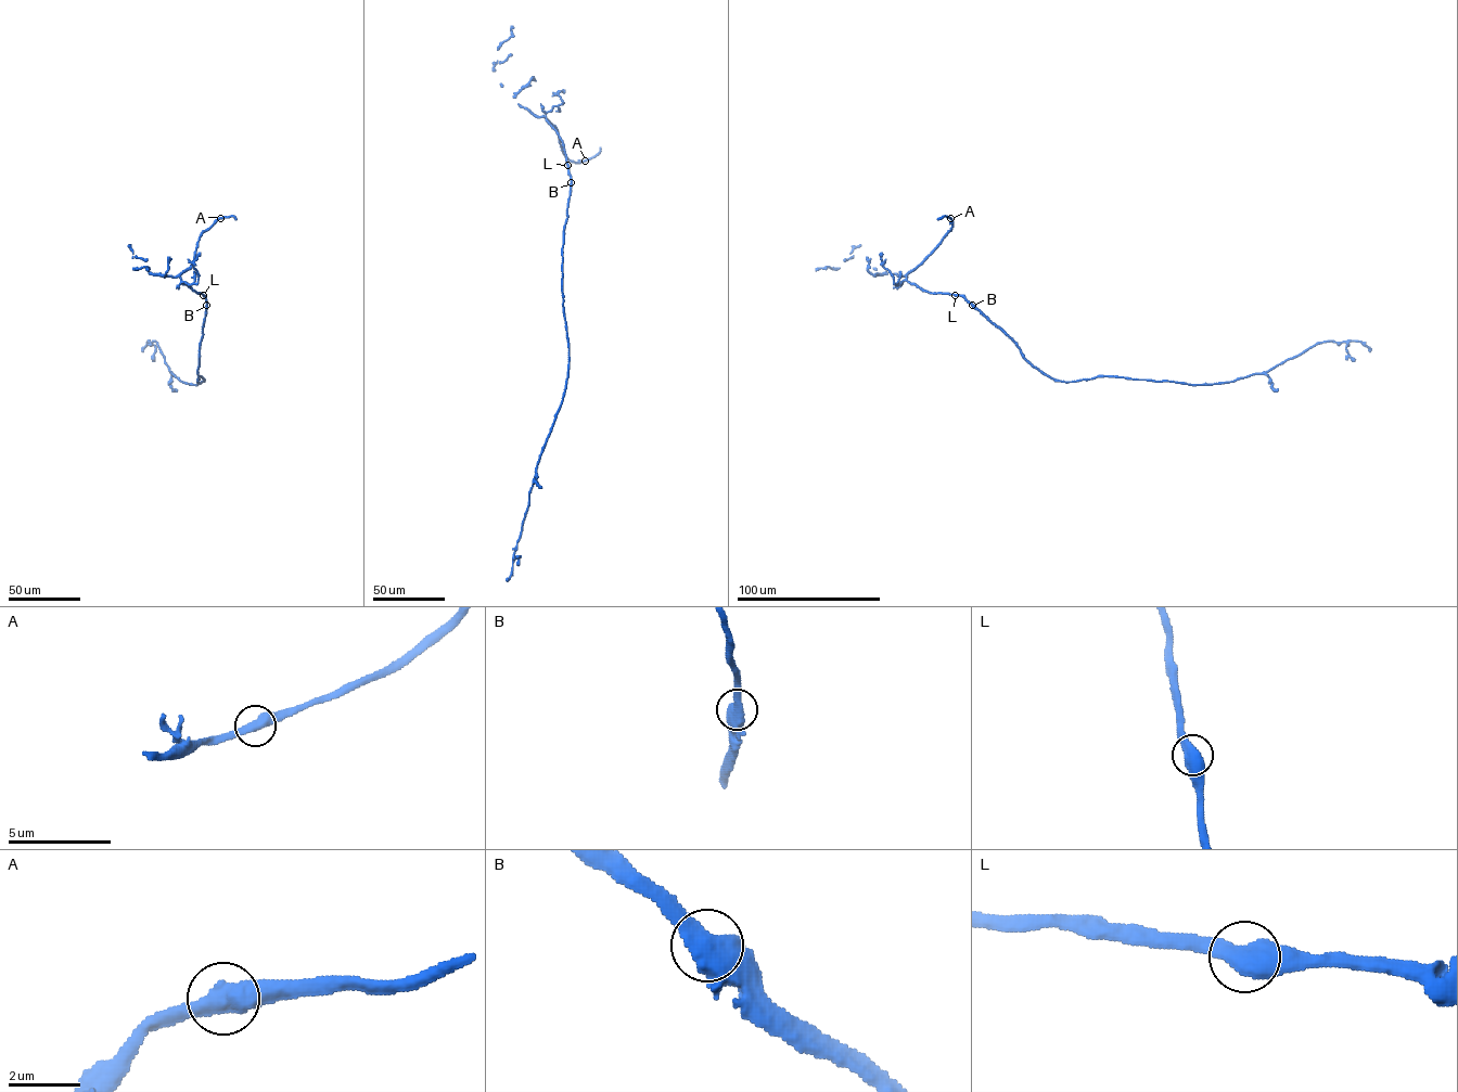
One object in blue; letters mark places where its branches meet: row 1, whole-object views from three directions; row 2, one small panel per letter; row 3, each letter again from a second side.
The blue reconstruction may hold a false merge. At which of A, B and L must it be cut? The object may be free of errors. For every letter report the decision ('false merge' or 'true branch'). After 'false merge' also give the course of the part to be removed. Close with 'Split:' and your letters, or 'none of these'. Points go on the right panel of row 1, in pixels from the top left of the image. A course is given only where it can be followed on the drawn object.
A: true branch
B: true branch
L: true branch
Split: none of these

